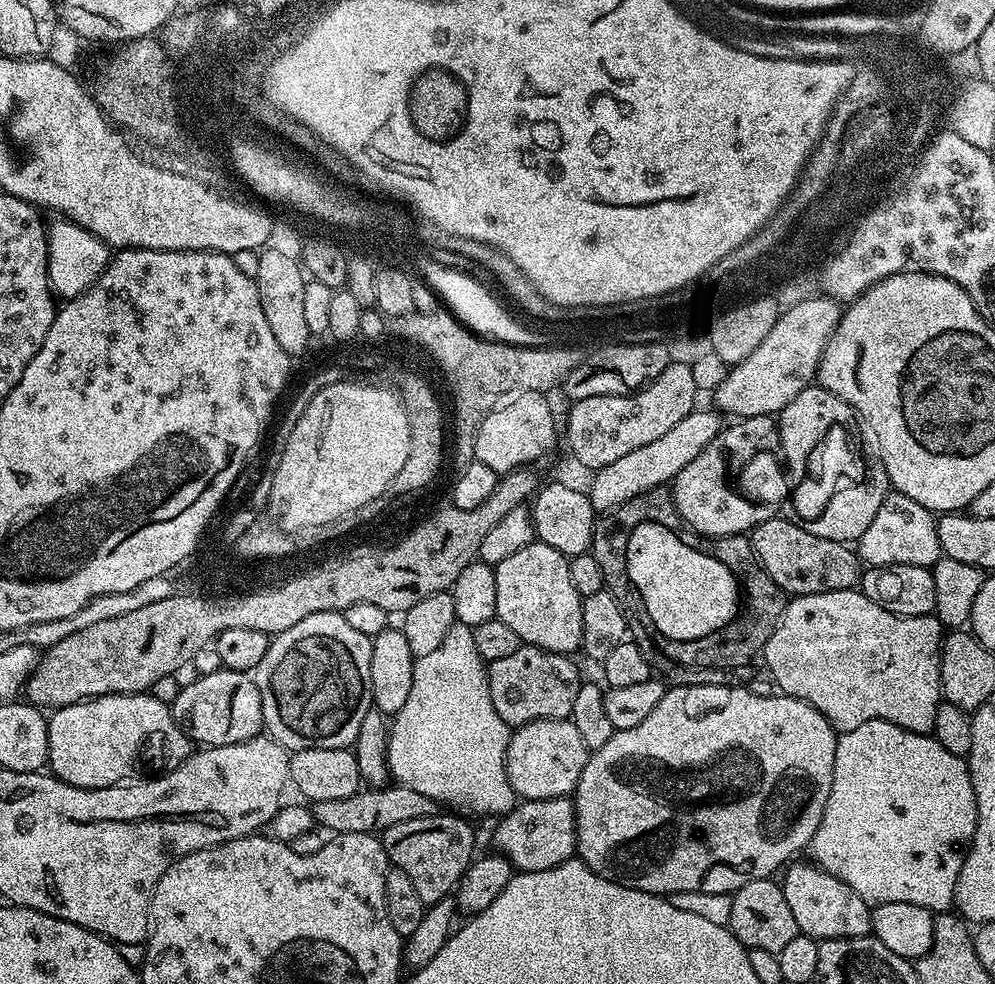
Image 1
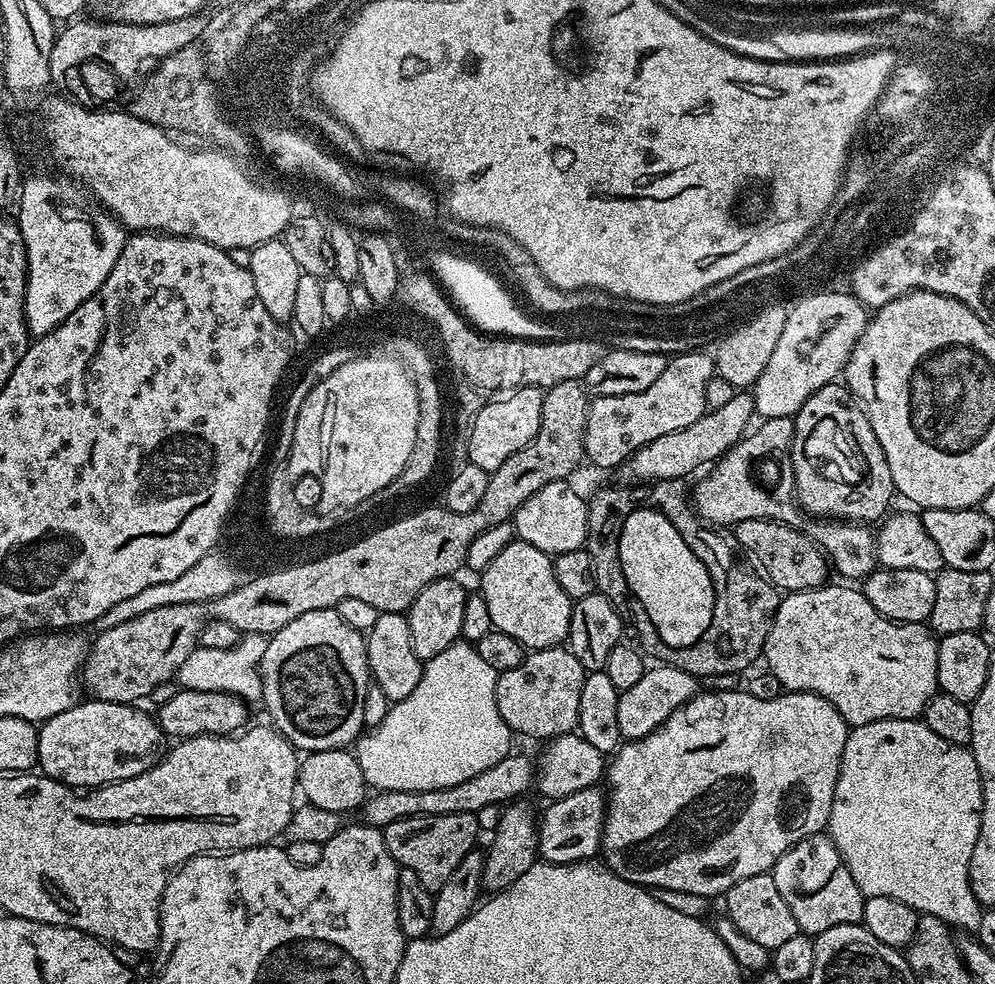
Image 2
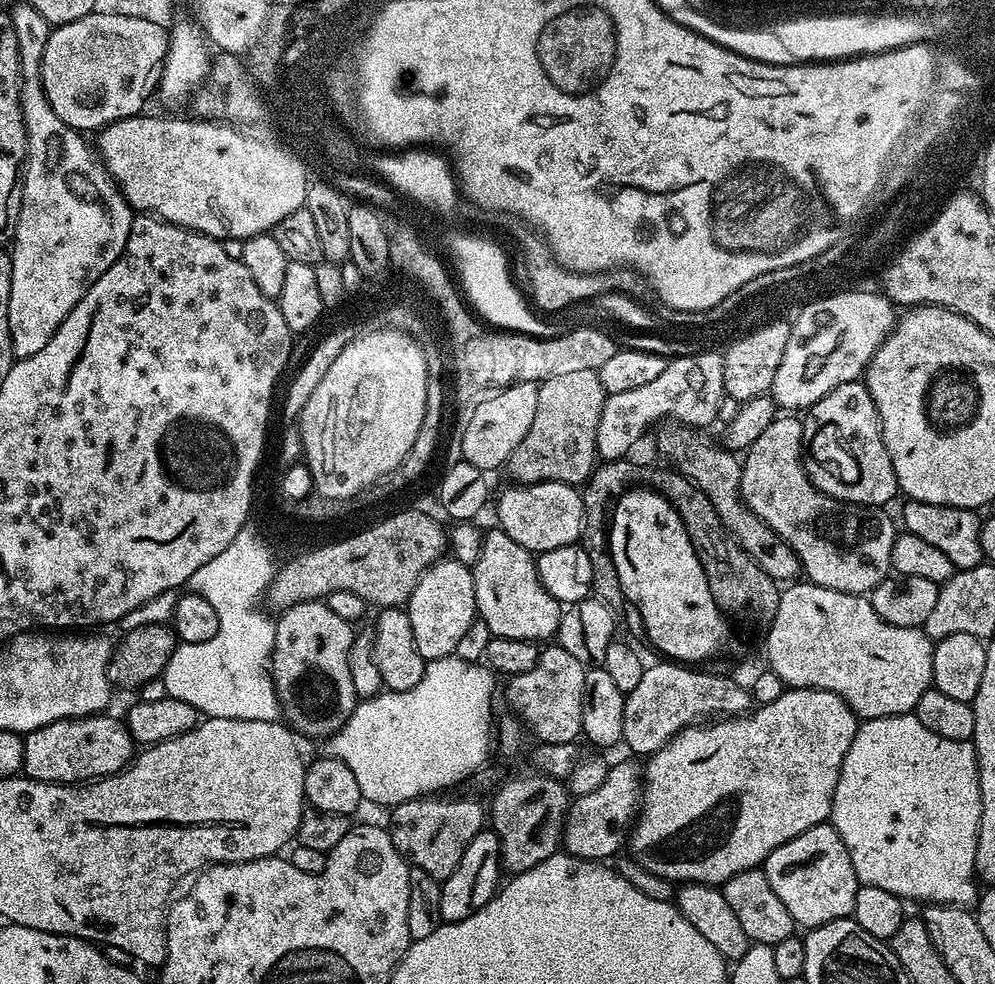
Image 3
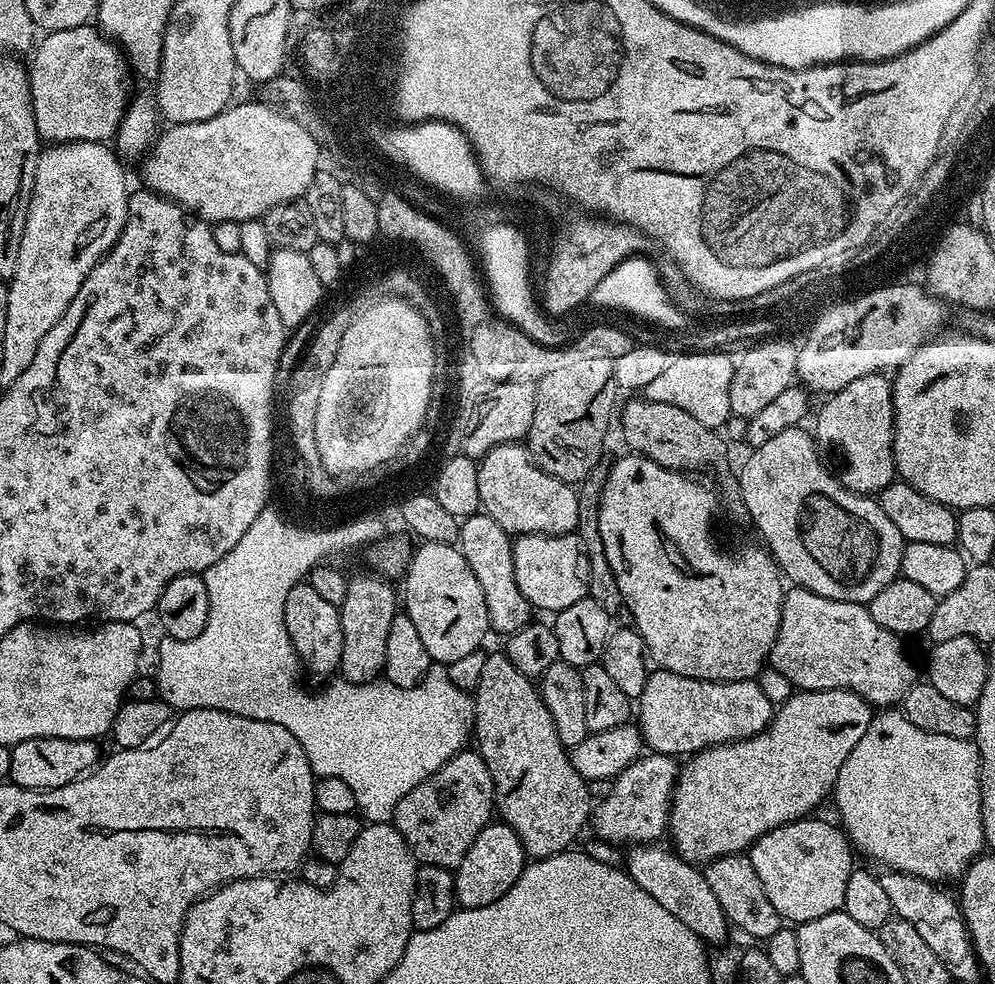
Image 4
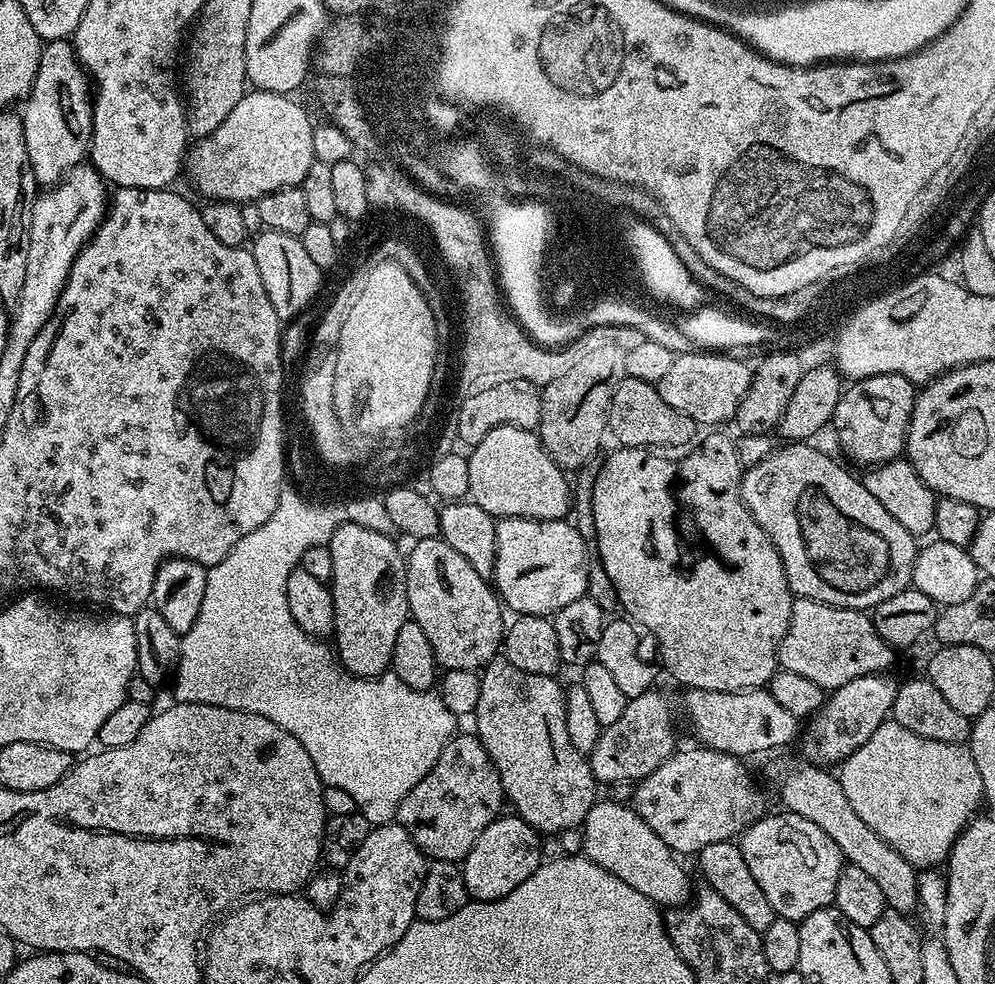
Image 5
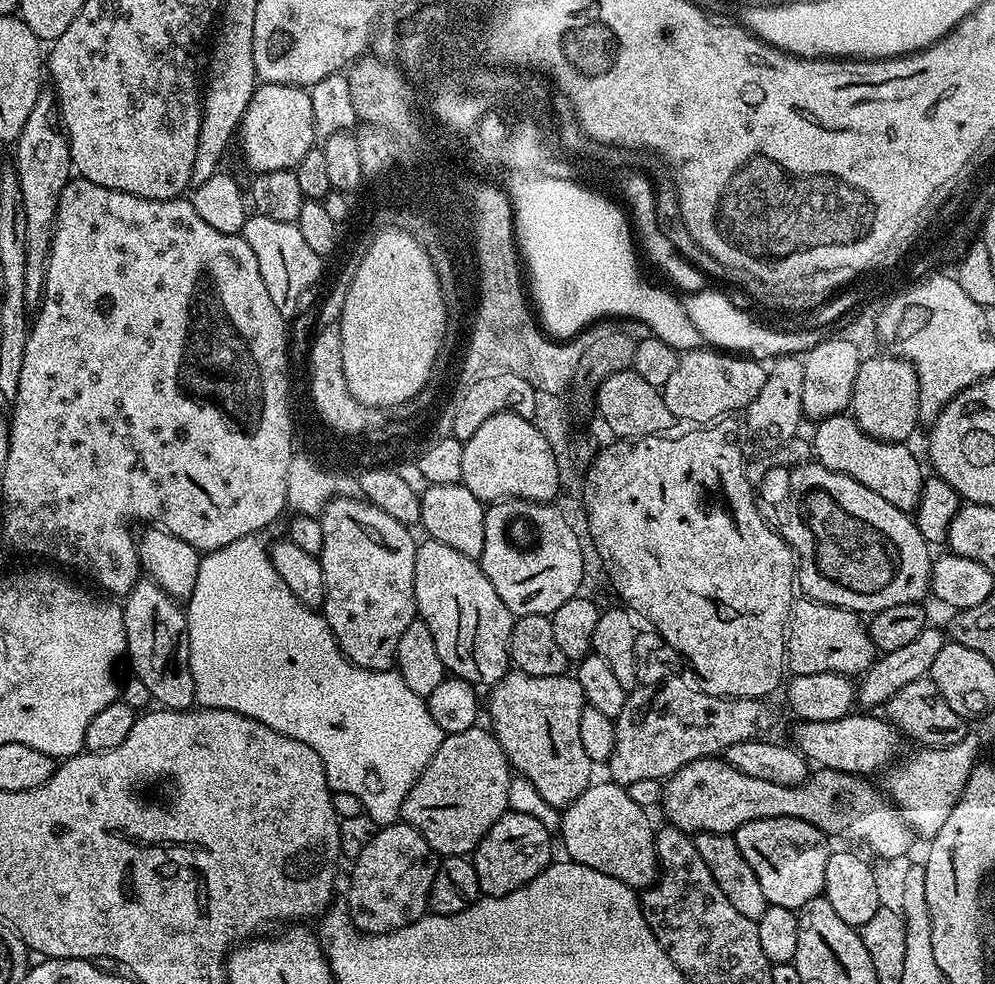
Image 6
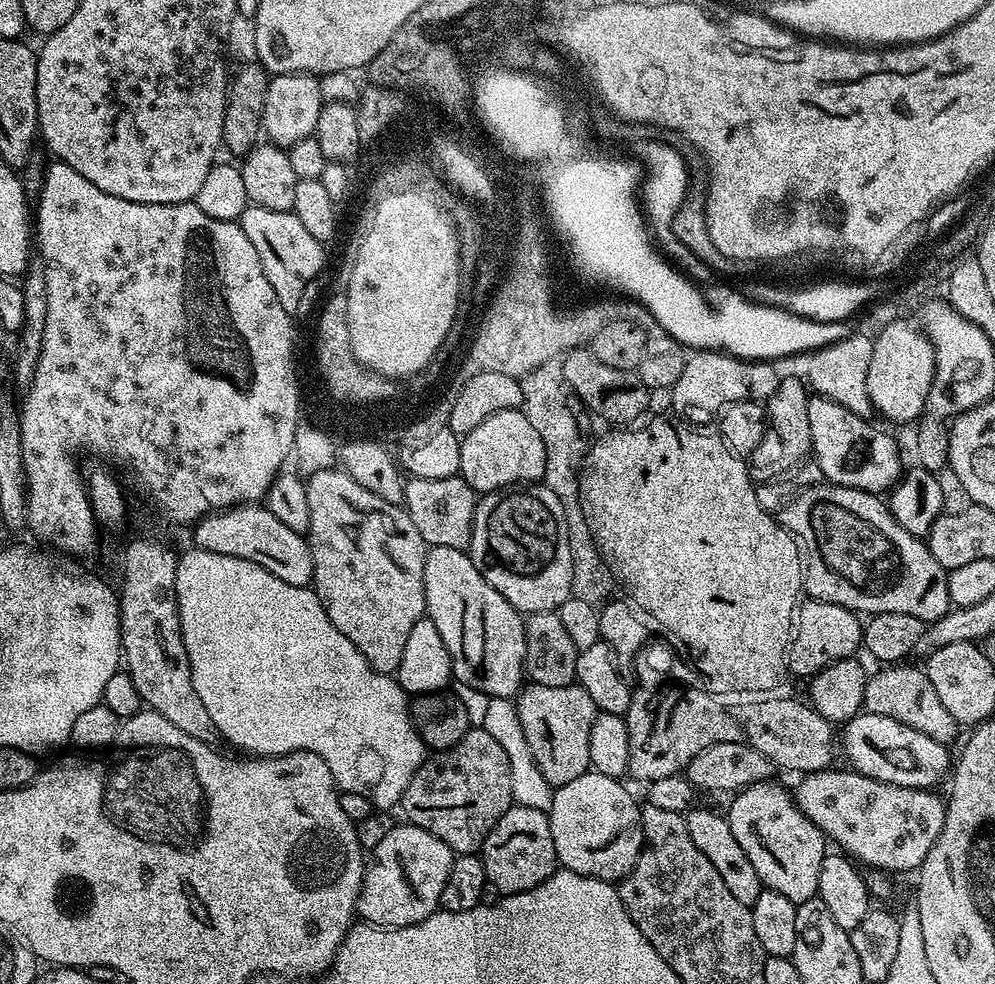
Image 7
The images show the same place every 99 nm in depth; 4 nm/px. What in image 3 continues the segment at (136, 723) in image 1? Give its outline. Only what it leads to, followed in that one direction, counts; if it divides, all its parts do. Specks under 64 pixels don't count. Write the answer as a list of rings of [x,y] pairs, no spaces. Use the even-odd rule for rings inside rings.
[[[109,714],[98,716],[83,716],[73,720],[59,720],[50,722],[38,730],[24,736],[24,766],[23,775],[30,780],[41,780],[44,784],[66,784],[80,786],[85,782],[112,776],[128,767],[134,759],[134,741],[128,732],[127,723],[115,720]]]

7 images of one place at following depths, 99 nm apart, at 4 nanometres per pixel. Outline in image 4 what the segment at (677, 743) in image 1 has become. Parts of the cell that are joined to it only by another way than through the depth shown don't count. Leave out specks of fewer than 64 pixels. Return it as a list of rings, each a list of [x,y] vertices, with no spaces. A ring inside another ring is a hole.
[[[823,688],[817,692],[803,690],[793,691],[787,701],[775,709],[772,720],[766,730],[762,730],[757,736],[751,736],[745,740],[739,740],[733,744],[716,744],[712,748],[703,748],[700,752],[694,752],[683,761],[676,777],[676,789],[672,791],[672,811],[670,813],[670,837],[676,845],[674,851],[677,856],[697,866],[707,865],[709,860],[716,860],[719,856],[734,856],[747,853],[752,844],[762,834],[774,830],[783,824],[789,824],[795,820],[802,820],[813,815],[812,812],[824,799],[833,795],[838,782],[838,770],[842,770],[842,762],[850,758],[850,750],[858,746],[862,734],[866,734],[866,726],[870,726],[874,715],[873,705],[868,704],[858,694],[854,694],[848,688]]]

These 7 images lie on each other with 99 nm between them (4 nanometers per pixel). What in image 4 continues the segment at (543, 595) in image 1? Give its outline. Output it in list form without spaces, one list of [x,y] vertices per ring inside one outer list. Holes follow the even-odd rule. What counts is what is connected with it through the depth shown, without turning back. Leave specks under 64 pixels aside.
[[[481,510],[475,516],[463,517],[460,526],[458,547],[466,558],[470,570],[474,570],[474,578],[478,578],[478,586],[482,586],[482,594],[486,598],[488,622],[493,633],[511,634],[519,628],[525,628],[533,619],[534,609],[528,599],[518,590],[518,582],[514,578],[514,558],[512,557],[513,537],[494,518]]]

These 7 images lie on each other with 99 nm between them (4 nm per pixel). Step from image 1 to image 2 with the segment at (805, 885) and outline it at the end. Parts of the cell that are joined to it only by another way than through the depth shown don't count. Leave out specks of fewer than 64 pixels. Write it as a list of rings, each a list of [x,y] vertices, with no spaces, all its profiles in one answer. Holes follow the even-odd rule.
[[[807,836],[778,858],[770,874],[774,878],[774,886],[778,886],[778,894],[786,898],[786,906],[790,906],[790,914],[794,914],[801,933],[815,938],[822,934],[822,930],[830,930],[830,926],[863,921],[866,897],[858,890],[858,882],[850,878],[850,870],[844,865],[831,836]]]

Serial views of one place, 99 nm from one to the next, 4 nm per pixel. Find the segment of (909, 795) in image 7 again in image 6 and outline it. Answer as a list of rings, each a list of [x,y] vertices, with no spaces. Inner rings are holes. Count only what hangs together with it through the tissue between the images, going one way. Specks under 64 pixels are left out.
[[[705,758],[695,760],[682,770],[668,777],[662,788],[662,805],[668,815],[667,823],[682,832],[695,834],[697,832],[713,832],[714,834],[735,834],[746,822],[765,820],[766,818],[798,818],[802,822],[810,822],[825,837],[837,836],[840,840],[853,840],[861,849],[869,848],[876,856],[884,860],[896,860],[904,856],[912,848],[914,833],[912,825],[896,809],[896,805],[888,799],[883,791],[880,792],[872,785],[871,779],[863,776],[852,776],[849,772],[839,772],[829,768],[813,771],[808,779],[798,784],[779,784],[765,782],[763,778],[750,778],[750,774],[742,774],[734,766],[730,766],[723,758]]]

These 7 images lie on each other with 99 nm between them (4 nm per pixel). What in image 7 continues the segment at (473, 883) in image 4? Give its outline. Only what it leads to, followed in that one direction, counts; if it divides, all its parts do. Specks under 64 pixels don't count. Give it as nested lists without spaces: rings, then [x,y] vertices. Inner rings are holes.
[[[517,806],[509,808],[506,814],[502,814],[502,818],[498,818],[494,830],[490,830],[490,834],[478,855],[484,864],[489,885],[493,889],[496,887],[497,893],[513,896],[538,886],[543,880],[550,878],[558,868],[556,851],[554,850],[554,838],[550,838],[548,813]]]

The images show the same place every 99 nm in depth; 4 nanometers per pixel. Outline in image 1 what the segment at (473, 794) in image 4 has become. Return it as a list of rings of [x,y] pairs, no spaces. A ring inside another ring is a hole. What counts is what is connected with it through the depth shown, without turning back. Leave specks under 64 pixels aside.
[[[460,814],[427,816],[398,822],[382,834],[389,865],[402,869],[410,878],[415,893],[425,906],[447,900],[456,891],[456,884],[474,859],[476,836]]]

